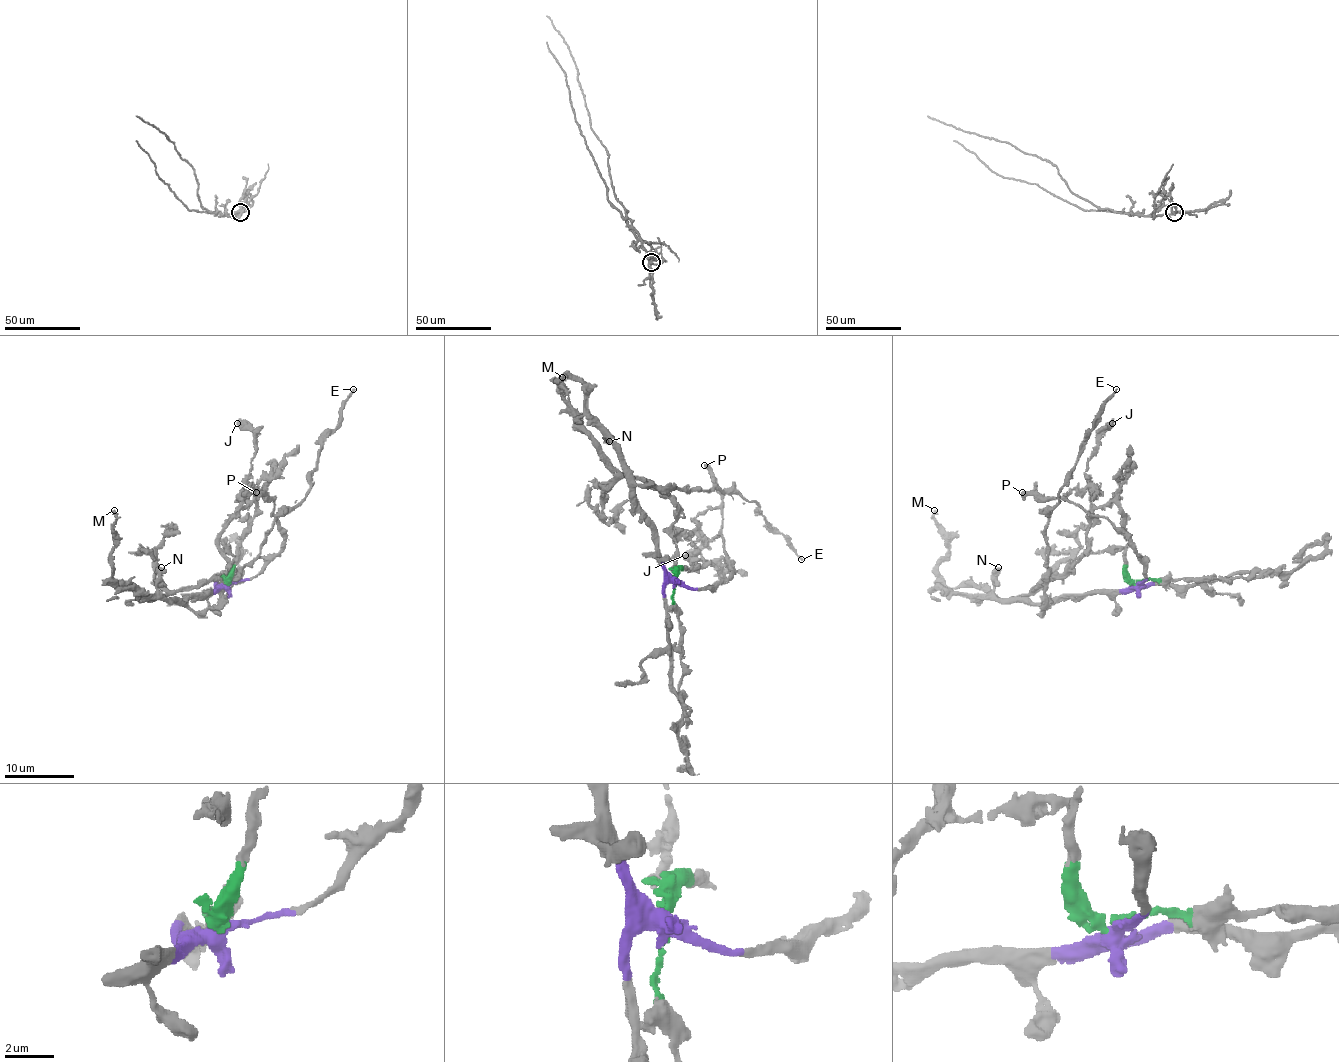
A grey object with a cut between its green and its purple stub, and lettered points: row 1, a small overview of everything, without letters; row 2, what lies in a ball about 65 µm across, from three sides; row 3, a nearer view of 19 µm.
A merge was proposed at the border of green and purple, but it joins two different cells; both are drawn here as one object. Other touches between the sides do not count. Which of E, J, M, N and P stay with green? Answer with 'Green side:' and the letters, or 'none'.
Green side: J, M

